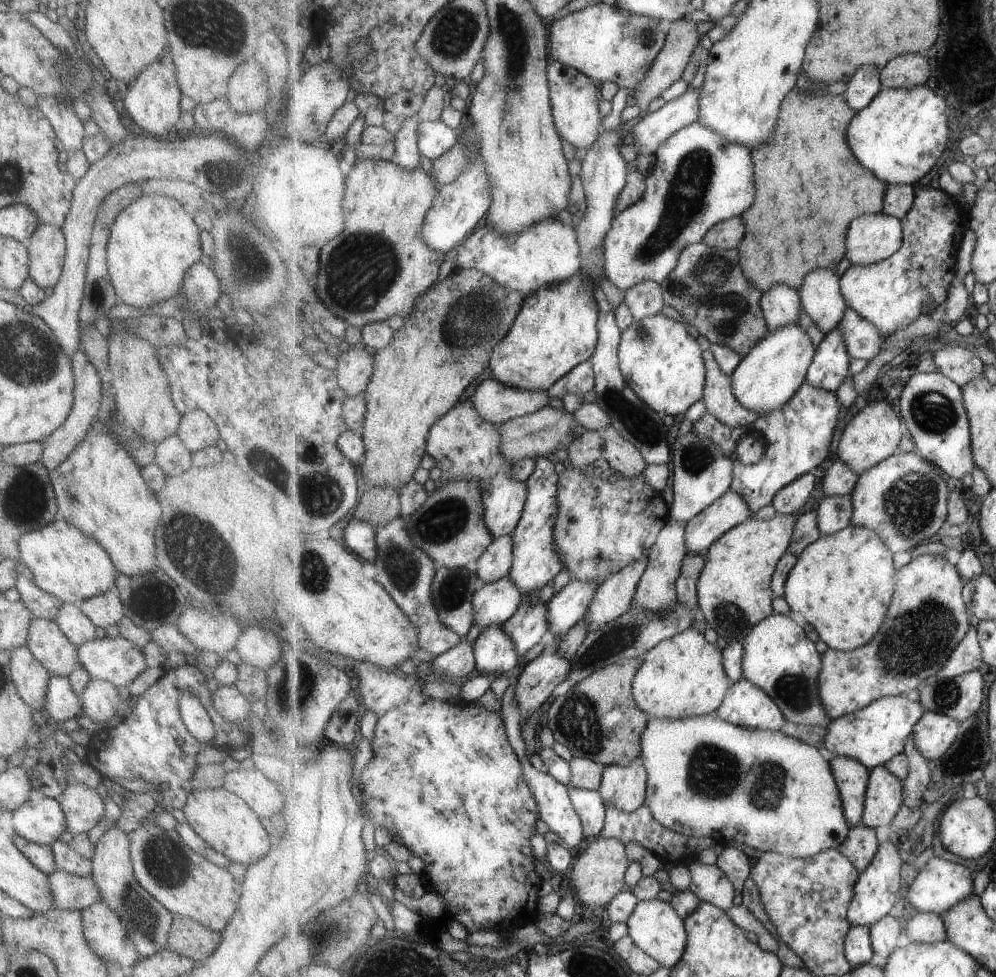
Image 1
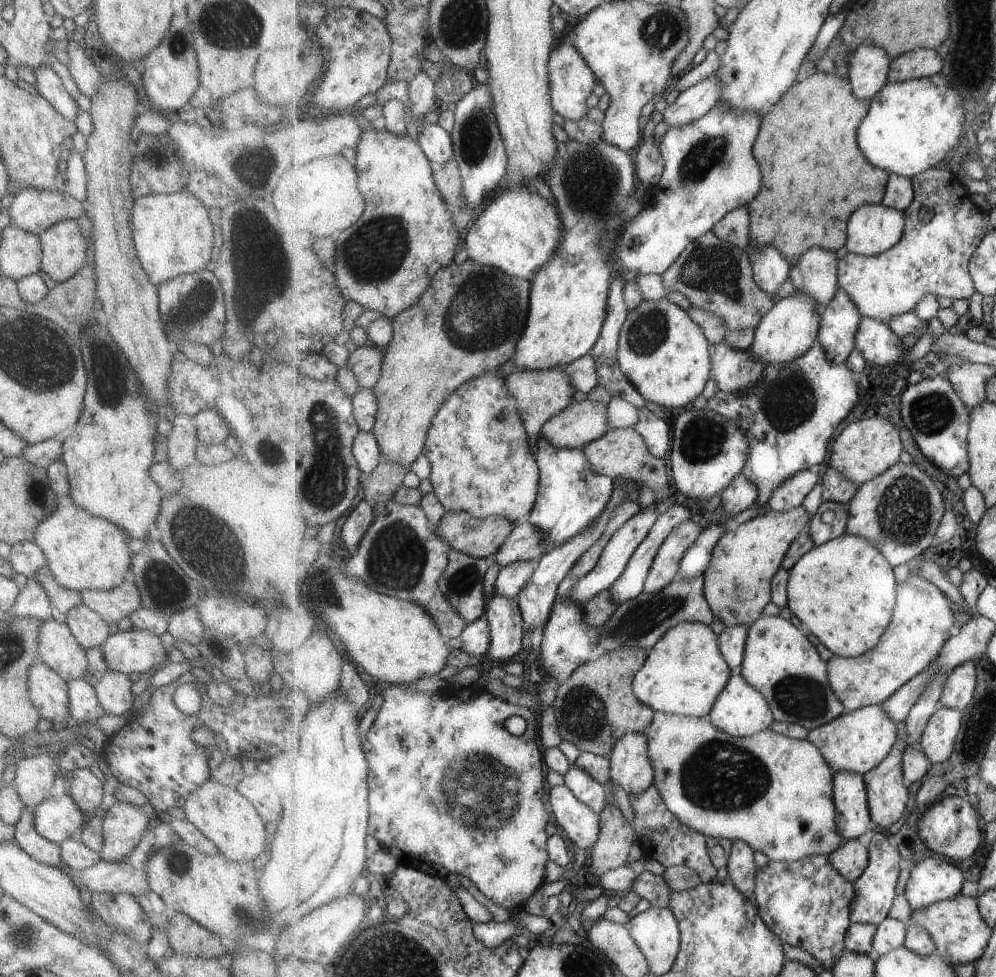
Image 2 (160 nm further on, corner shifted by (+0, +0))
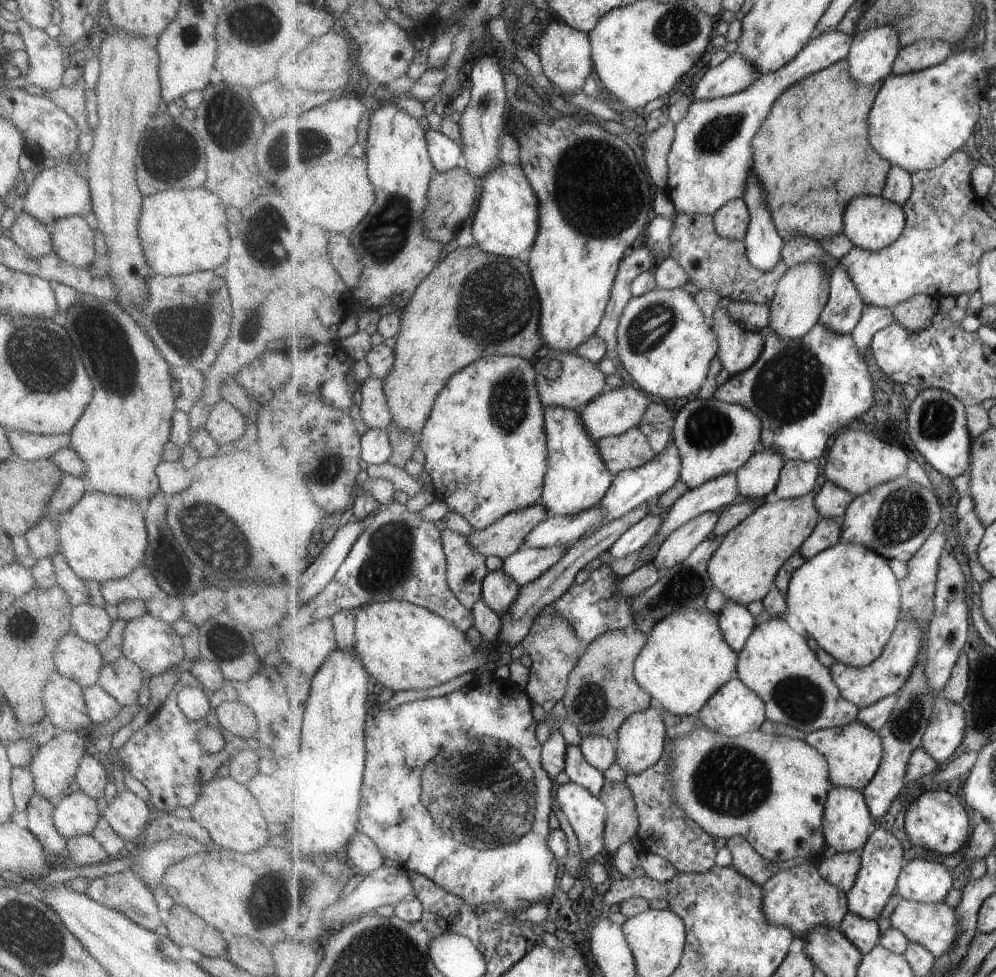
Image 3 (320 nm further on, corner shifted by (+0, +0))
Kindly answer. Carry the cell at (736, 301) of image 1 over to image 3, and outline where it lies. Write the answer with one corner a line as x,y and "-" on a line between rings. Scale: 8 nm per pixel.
684,216
680,219
680,225
671,238
673,244
672,258
677,260
689,274
689,282
697,286
698,290
710,289
717,292
720,298
729,298
733,302
759,303
763,306
770,306
778,291
779,281
789,272
786,262
781,260
777,268
765,272
755,268
747,256
746,244
744,241
727,240
719,236
715,228
714,216

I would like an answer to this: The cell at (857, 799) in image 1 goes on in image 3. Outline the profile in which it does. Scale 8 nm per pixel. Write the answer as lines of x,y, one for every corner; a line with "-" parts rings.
834,786
826,806
827,844
836,852
861,852
872,834
871,816
861,790

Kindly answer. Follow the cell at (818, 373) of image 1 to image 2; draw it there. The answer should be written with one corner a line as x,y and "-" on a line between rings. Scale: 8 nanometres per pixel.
839,289
833,301
826,305
818,341
835,363
846,362
856,348
862,318
862,313
844,289

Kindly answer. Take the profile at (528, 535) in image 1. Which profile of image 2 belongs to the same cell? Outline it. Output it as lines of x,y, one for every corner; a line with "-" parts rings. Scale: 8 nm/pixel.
540,438
535,452
540,470
539,499
535,502
529,522
545,534
545,540
549,540
548,553
561,544
567,544
581,532
587,532
587,528
603,516
605,508
611,504
615,480
595,474
583,449
555,448
555,444

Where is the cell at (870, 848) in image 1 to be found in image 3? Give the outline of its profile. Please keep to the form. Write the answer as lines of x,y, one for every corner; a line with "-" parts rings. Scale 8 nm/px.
836,852
833,856
825,855
818,862
819,872
822,873
822,876
847,893
854,888
855,880
862,866
861,852

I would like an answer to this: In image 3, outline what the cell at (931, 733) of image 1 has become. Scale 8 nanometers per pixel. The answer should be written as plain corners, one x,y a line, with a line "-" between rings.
937,698
930,727
923,736
922,748
925,748
937,763
947,762
953,758
955,750
961,746
967,728
967,714
963,706

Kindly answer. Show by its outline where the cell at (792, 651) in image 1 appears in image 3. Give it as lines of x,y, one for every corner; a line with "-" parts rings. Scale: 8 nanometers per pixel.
773,617
767,622
758,624
738,656
738,678
766,701
769,721
789,724
802,732
811,733
847,726
853,720
858,720
862,709
842,696
838,686
835,685
830,668
819,662
816,652
813,652
813,648
809,646
805,635
801,636
799,632
795,632
784,619

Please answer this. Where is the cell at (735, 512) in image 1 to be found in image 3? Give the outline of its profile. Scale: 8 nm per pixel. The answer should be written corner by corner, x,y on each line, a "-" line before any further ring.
762,444
758,452
736,472
738,501
767,498
778,488
785,464
775,448

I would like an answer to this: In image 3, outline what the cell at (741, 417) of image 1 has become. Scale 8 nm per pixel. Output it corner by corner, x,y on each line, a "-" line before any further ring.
716,306
713,328
719,342
718,357
730,376
751,368
763,354
764,332
747,332
726,308

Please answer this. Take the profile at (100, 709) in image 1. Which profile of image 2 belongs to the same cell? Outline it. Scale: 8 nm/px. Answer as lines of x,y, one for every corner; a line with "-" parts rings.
106,671
92,686
95,699
106,715
124,715
132,709
128,676
116,671

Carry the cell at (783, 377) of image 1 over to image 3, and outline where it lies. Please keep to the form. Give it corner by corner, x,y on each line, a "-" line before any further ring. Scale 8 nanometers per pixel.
805,262
788,268
789,272
779,281
775,299
770,304
769,329
789,340
807,336
818,323
830,300
830,275
817,262

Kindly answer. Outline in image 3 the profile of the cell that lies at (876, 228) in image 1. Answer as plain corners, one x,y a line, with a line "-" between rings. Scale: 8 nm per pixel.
859,196
851,200
844,216
843,233
854,247
879,252
894,244
906,231
906,213
903,205
882,196

